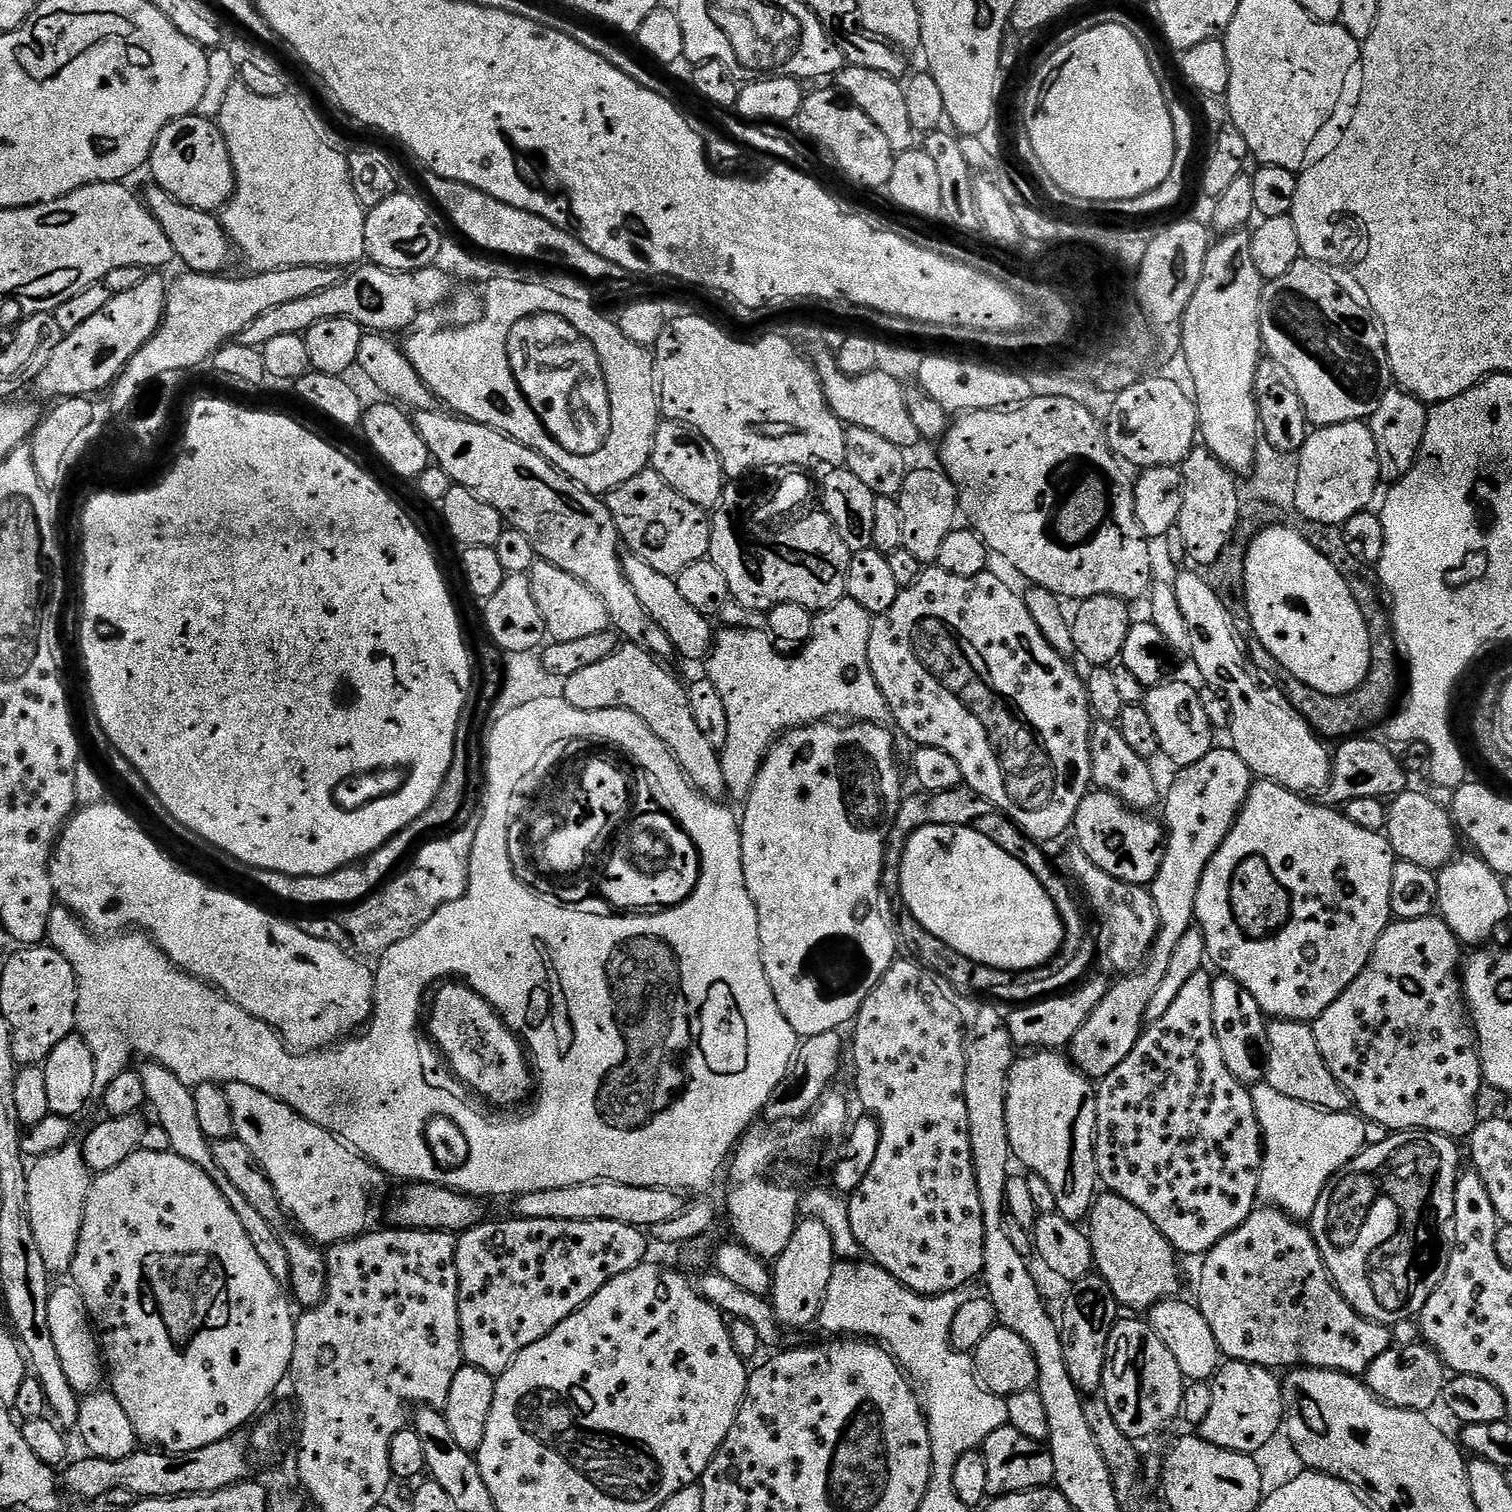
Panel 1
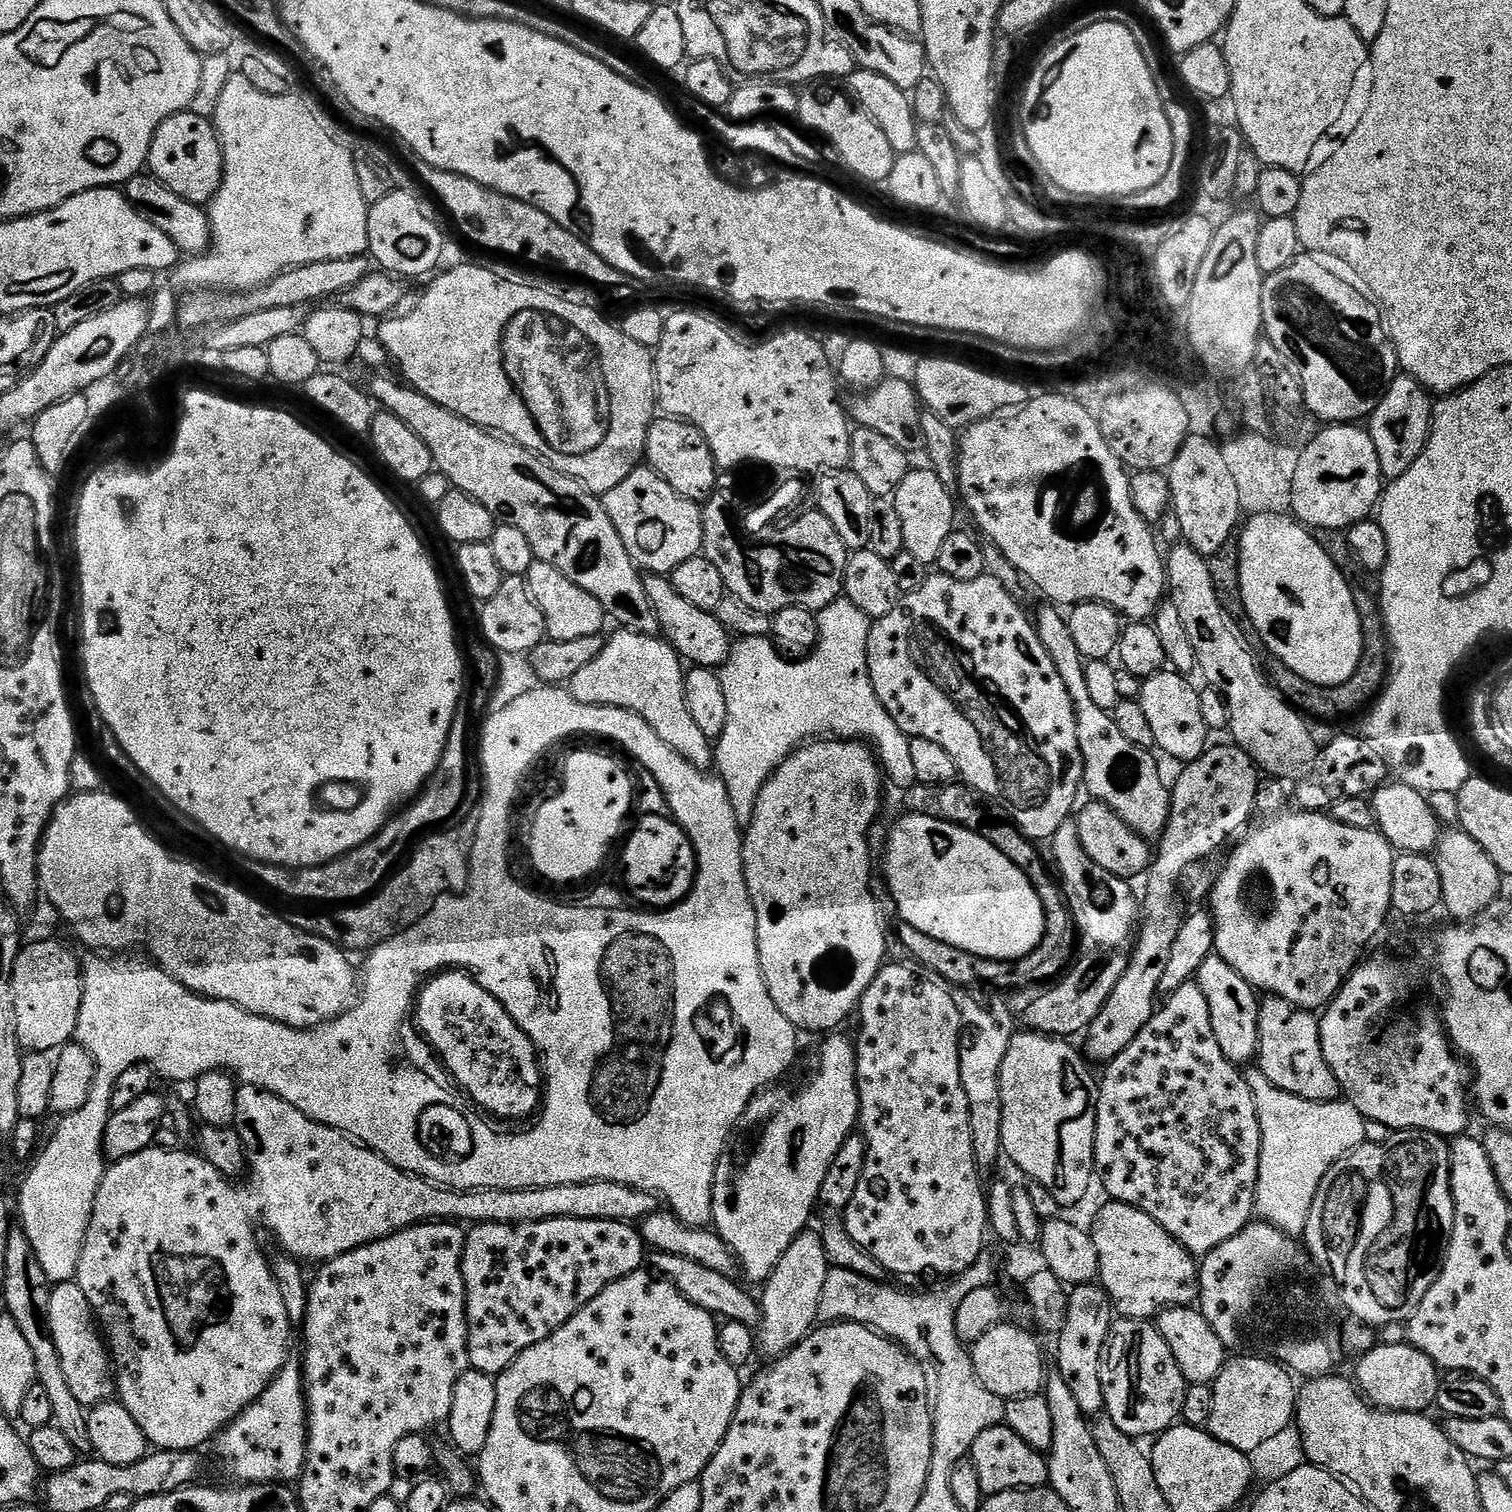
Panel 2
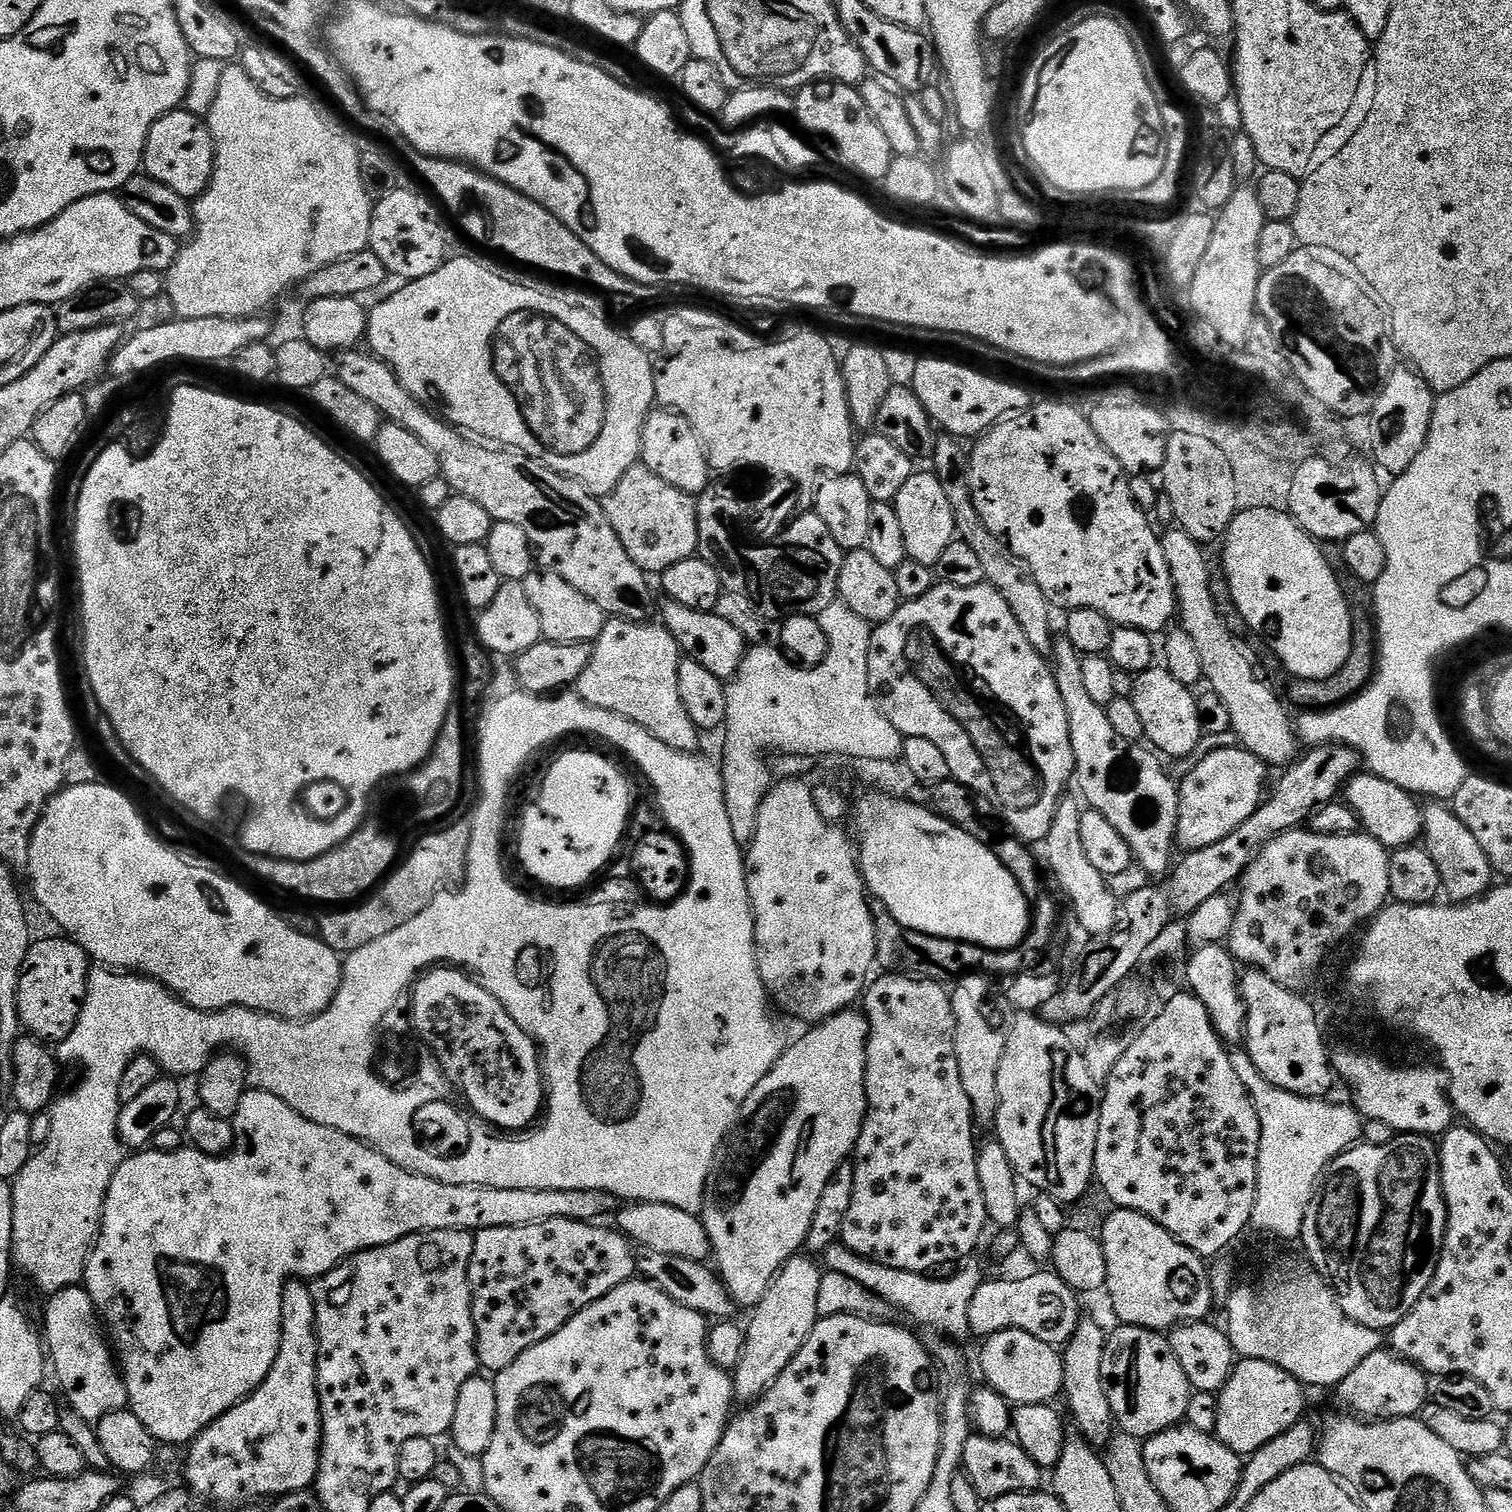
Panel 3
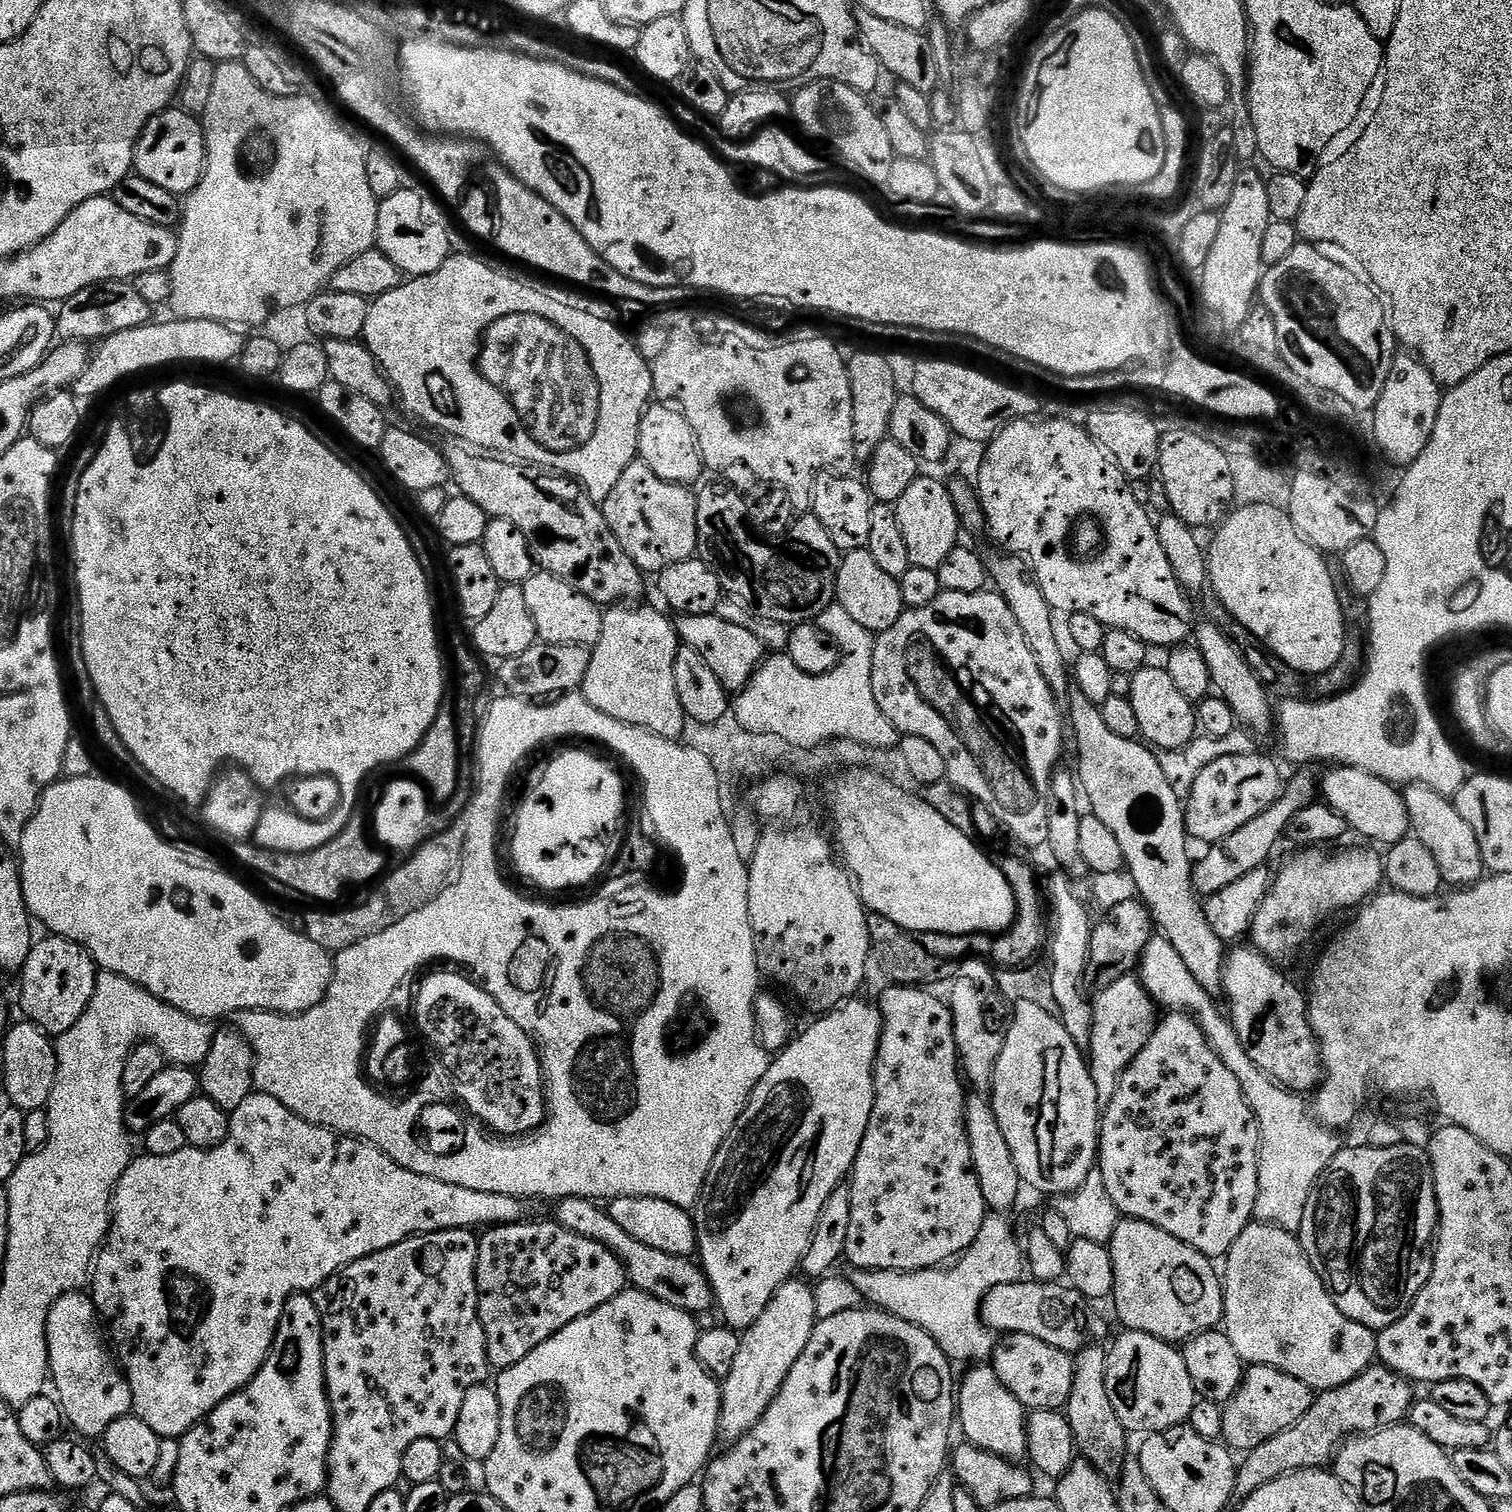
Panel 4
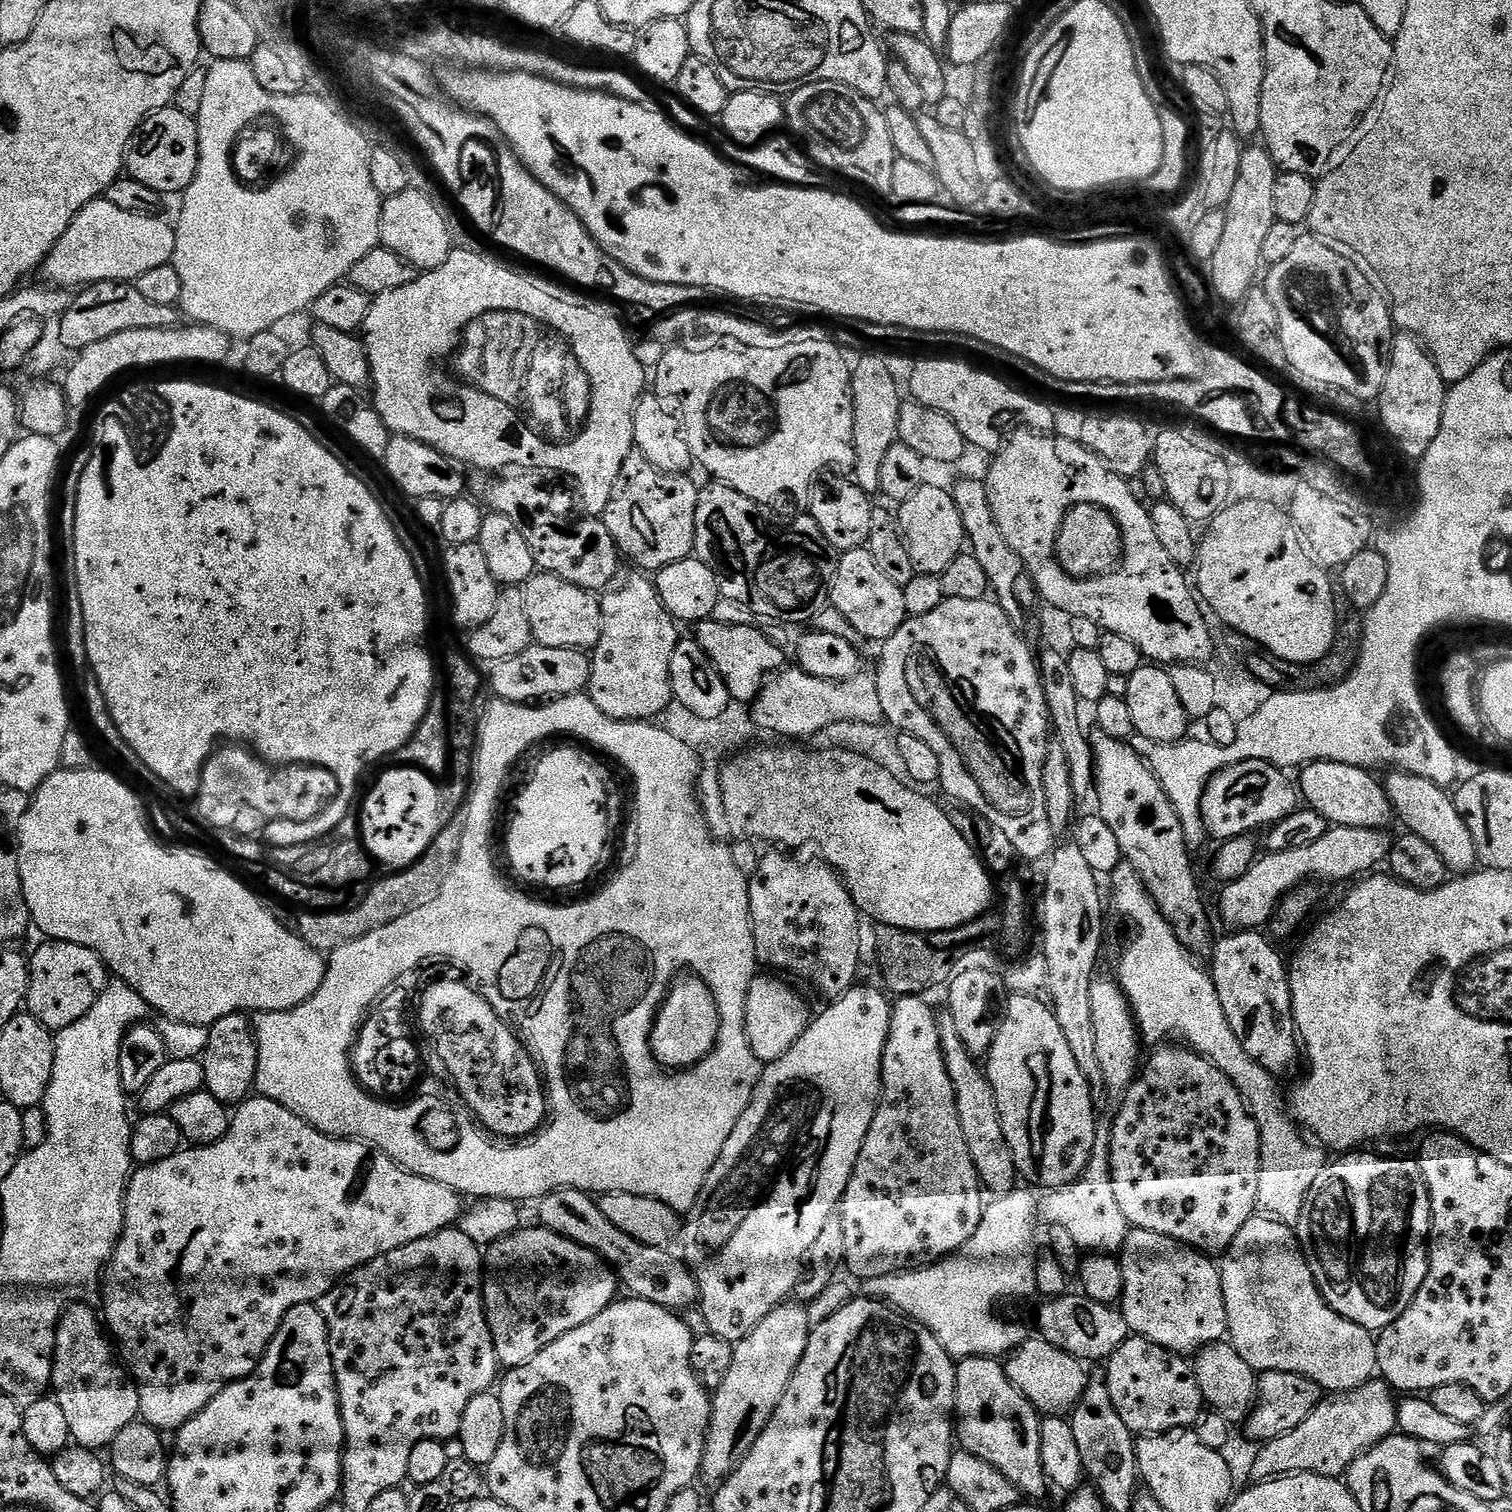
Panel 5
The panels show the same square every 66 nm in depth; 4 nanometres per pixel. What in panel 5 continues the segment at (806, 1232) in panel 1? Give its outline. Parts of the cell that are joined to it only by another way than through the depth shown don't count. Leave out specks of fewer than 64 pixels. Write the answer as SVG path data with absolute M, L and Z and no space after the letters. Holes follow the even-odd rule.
M785 1302L770 1310L770 1314L766 1314L766 1318L762 1318L762 1322L758 1322L758 1326L750 1330L750 1334L746 1334L746 1338L735 1341L734 1362L730 1362L730 1370L726 1378L722 1378L722 1386L715 1388L712 1396L712 1413L708 1434L704 1438L704 1457L700 1463L701 1481L705 1480L706 1483L712 1484L711 1486L719 1486L737 1468L750 1446L754 1446L758 1434L762 1434L774 1410L782 1402L790 1378L798 1362L802 1362L802 1354L806 1354L809 1331L807 1307L800 1302Z

